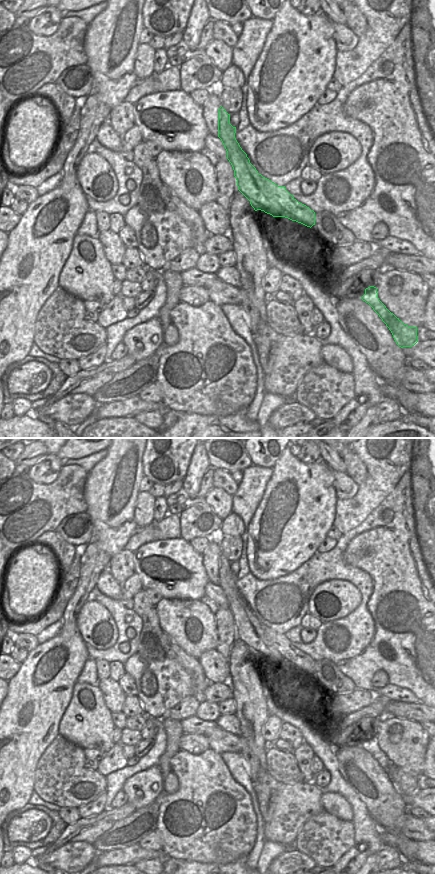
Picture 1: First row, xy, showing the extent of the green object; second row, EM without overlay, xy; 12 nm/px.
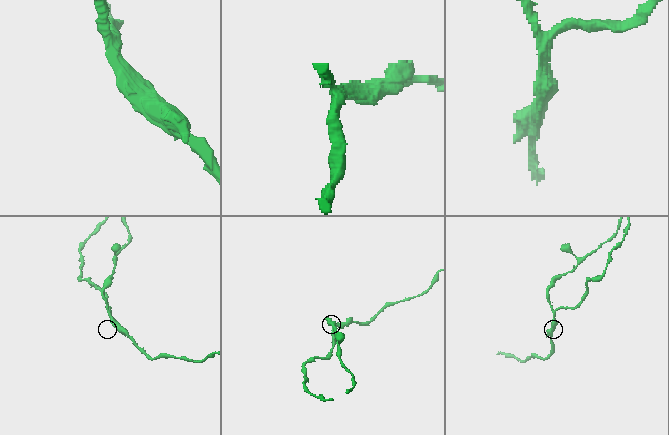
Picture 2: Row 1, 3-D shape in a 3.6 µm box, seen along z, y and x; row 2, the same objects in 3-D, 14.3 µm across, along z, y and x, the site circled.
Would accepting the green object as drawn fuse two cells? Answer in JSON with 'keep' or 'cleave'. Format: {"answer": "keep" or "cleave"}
{"answer": "cleave"}

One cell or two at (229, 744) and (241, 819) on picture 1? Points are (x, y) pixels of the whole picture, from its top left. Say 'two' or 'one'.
two

